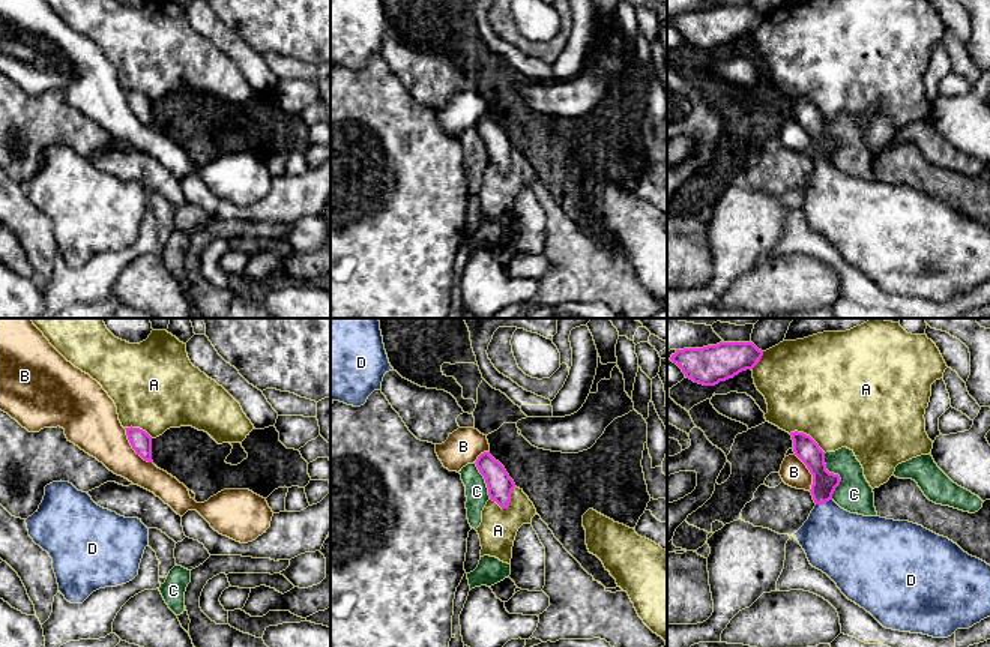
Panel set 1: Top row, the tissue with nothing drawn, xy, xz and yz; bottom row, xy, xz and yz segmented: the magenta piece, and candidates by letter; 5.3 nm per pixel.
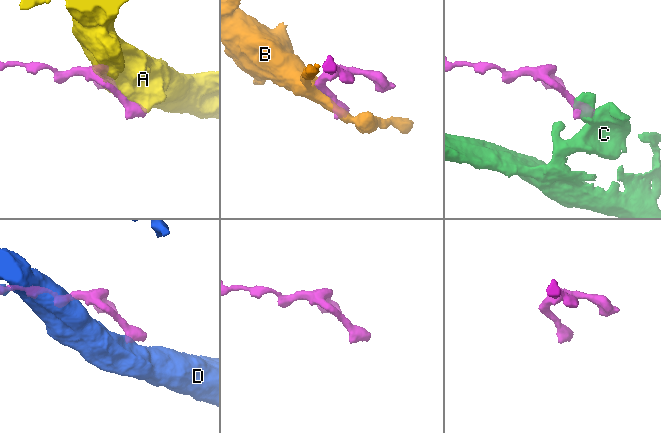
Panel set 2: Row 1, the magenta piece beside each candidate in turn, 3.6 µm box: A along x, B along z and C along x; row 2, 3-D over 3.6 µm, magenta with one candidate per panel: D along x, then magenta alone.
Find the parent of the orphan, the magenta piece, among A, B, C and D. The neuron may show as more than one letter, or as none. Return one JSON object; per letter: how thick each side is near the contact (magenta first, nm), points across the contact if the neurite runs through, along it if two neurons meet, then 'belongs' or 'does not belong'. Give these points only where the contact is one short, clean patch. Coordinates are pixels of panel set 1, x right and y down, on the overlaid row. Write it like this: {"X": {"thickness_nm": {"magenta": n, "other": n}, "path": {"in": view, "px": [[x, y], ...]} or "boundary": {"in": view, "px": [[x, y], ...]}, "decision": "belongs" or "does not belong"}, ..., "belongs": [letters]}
{"A": {"thickness_nm": {"magenta": 140, "other": 200}, "decision": "does not belong"}, "B": {"thickness_nm": {"magenta": 110, "other": 280}, "decision": "does not belong"}, "C": {"thickness_nm": {"magenta": 130, "other": 190}, "boundary": {"in": "yz", "px": [[823, 454], [827, 469], [840, 479], [833, 499]]}, "decision": "does not belong"}, "D": {"thickness_nm": {"magenta": 130, "other": 360}, "path": {"in": "yz", "px": [[823, 485], [823, 502], [830, 532], [840, 544]]}, "decision": "belongs"}, "belongs": ["D"]}

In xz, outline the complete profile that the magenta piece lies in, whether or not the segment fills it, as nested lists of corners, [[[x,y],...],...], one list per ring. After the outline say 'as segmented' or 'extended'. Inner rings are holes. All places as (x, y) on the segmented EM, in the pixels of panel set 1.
[[[490,452],[481,453],[475,464],[485,479],[490,500],[496,501],[502,509],[508,509],[515,483],[505,467]]] | as segmented

